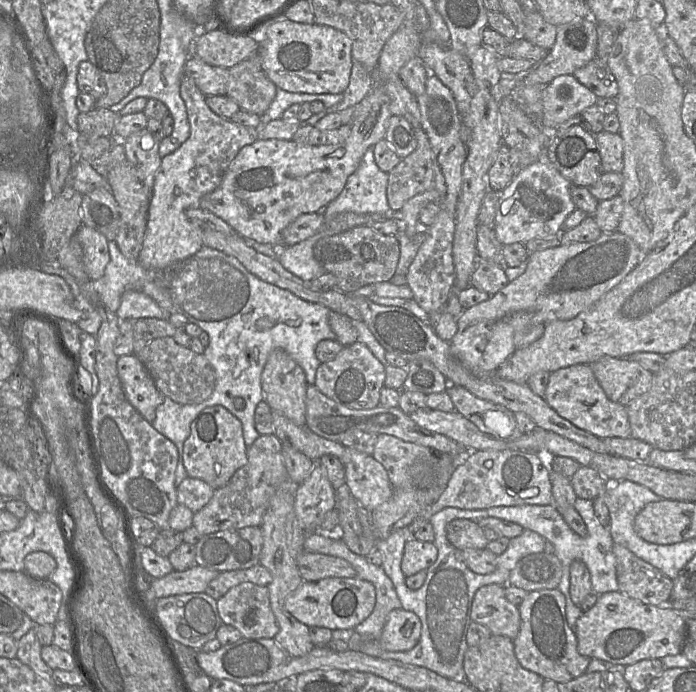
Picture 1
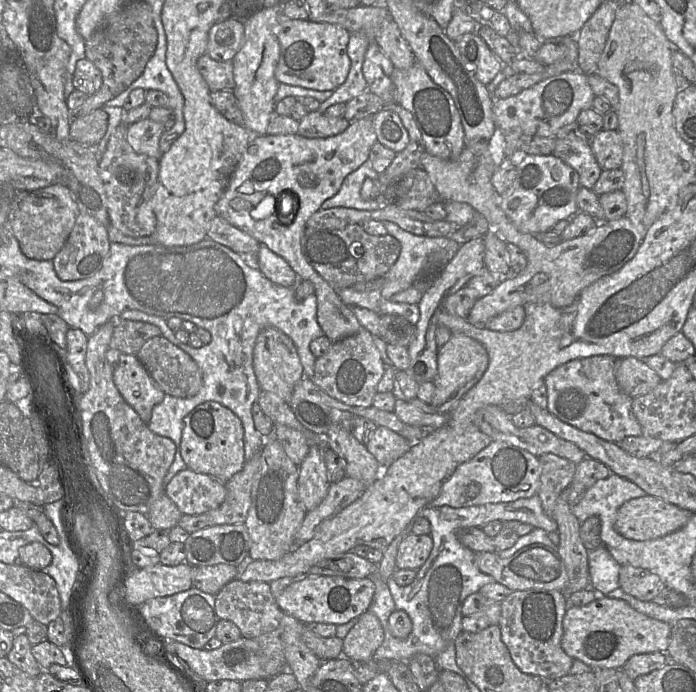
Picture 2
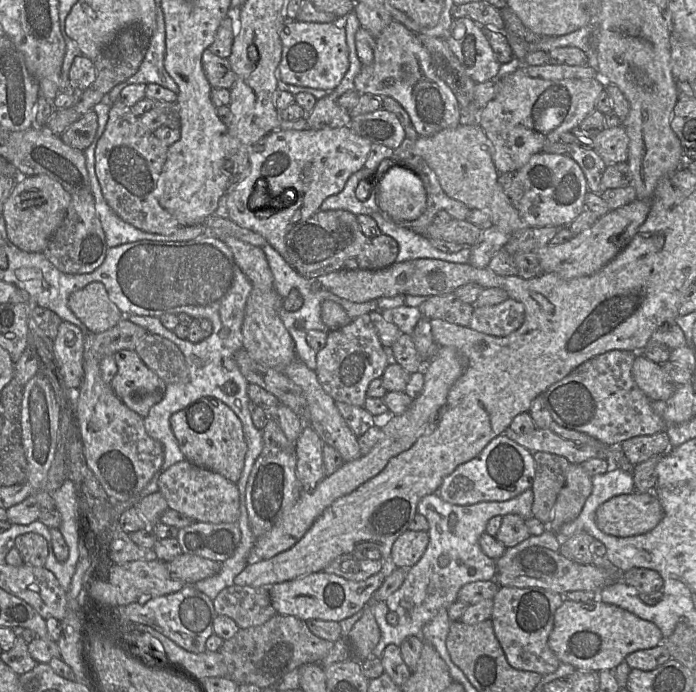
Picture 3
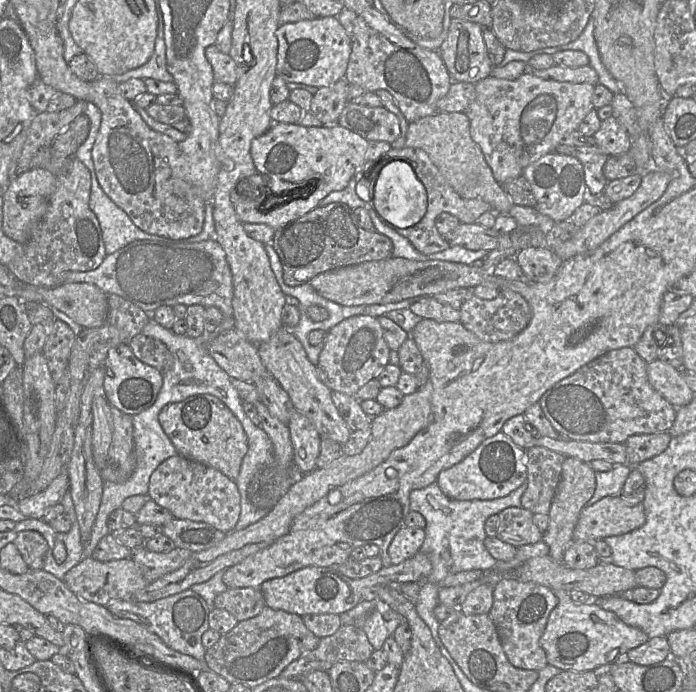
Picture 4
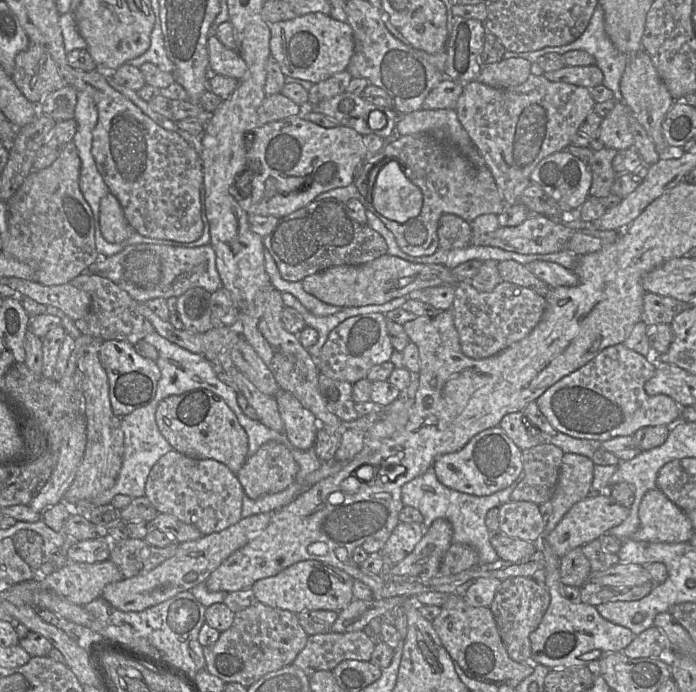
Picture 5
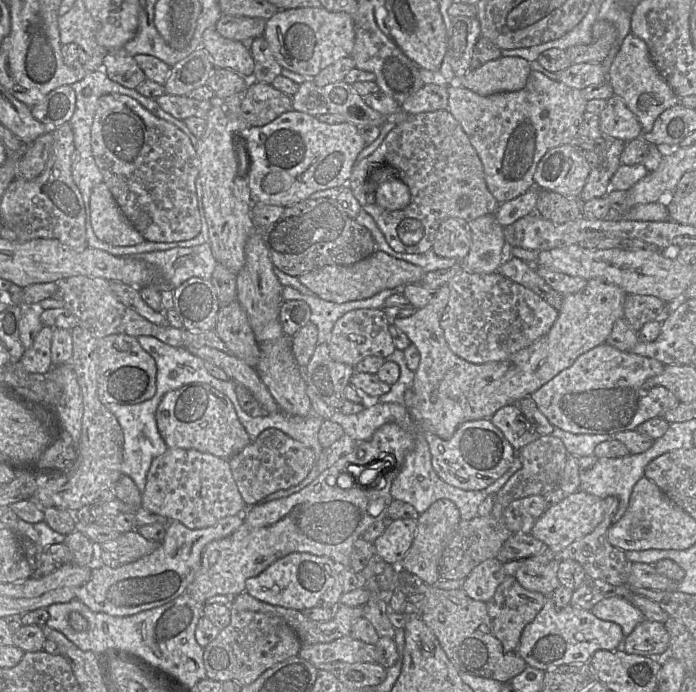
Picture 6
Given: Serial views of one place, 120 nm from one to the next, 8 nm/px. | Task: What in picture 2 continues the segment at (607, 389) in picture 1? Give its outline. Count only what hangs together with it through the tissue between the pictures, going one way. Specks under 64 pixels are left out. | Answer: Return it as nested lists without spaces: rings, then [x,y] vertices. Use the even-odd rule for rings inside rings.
[[[636,357],[617,359],[615,376],[620,389],[633,399],[649,393],[662,381],[652,368]]]

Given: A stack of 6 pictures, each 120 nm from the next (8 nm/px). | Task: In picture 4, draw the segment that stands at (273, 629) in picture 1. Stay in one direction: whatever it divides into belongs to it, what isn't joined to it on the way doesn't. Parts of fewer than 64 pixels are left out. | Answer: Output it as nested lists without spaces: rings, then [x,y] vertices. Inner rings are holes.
[[[228,588],[216,596],[216,608],[230,612],[238,622],[253,618],[261,613],[266,606],[260,588]]]

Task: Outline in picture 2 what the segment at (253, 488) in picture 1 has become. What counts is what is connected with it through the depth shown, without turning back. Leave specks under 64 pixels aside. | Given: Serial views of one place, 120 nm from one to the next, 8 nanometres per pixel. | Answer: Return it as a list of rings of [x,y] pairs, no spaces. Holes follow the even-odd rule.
[[[259,451],[245,462],[241,471],[225,483],[227,494],[223,503],[216,509],[199,515],[183,514],[178,526],[189,534],[206,527],[223,524],[245,524],[251,505],[251,490],[261,464]]]

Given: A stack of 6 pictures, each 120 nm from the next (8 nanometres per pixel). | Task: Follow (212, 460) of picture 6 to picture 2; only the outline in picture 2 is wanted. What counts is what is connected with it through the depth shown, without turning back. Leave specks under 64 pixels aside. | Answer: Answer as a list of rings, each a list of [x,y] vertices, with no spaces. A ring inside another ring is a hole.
[[[186,468],[172,478],[164,493],[182,514],[199,515],[218,508],[225,500],[227,490],[225,483]]]

